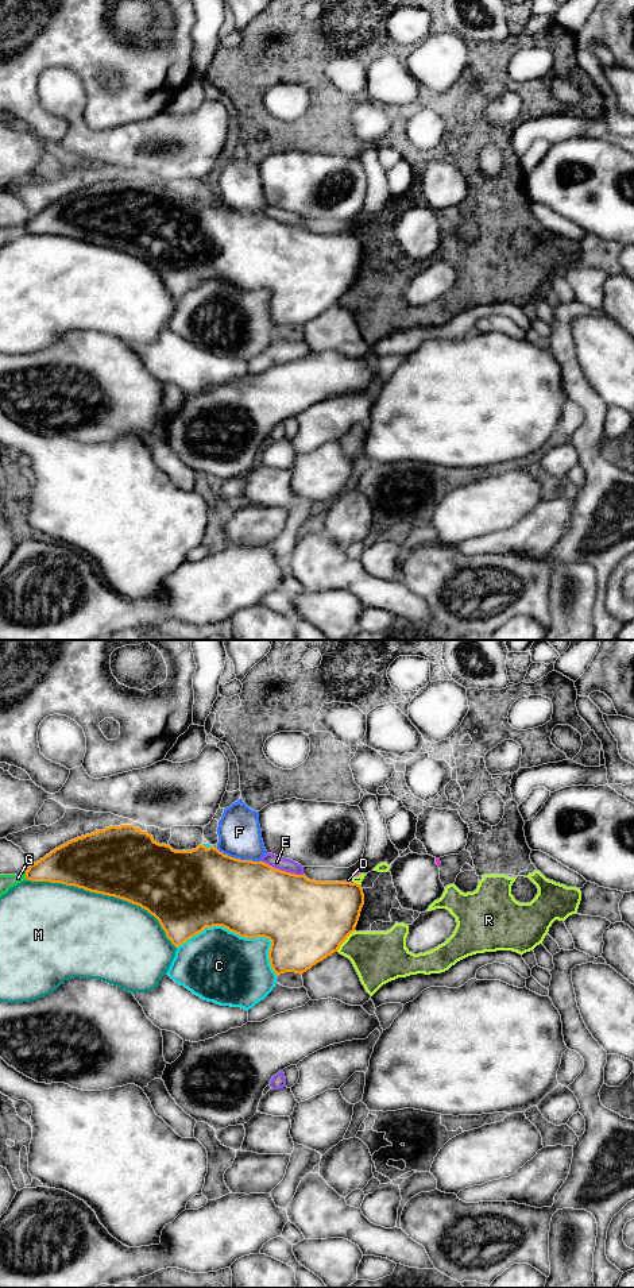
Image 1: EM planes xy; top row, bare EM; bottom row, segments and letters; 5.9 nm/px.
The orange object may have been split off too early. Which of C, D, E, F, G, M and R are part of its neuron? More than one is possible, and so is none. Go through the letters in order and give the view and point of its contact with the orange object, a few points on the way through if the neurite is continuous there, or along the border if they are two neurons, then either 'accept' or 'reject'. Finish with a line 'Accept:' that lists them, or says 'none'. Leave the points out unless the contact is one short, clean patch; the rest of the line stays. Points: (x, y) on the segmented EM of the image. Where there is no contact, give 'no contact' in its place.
C: contact xy (242, 936); reject
D: contact xy (350, 882); border xy (346, 880), (352, 883); reject
E: contact xy (282, 871); reject
F: contact xy (238, 859); reject
G: contact xy (26, 875); reject
M: contact xy (105, 894); reject
R: contact xy (346, 938); reject
Accept: none

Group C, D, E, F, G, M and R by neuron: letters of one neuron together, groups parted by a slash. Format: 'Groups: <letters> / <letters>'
Groups: C / D R / E / F / G / M

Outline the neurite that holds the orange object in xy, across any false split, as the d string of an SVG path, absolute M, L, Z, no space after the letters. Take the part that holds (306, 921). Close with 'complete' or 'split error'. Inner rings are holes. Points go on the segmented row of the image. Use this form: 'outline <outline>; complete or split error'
outline M134 825L109 826L70 840L31 864L26 871L26 879L74 886L140 906L159 921L175 948L205 928L213 926L223 926L246 938L268 938L270 965L277 976L285 972L302 975L337 952L355 932L364 905L363 888L357 883L310 880L305 875L285 872L263 861L231 857L204 844L192 851L175 851L170 845L156 842L151 834Z; complete

